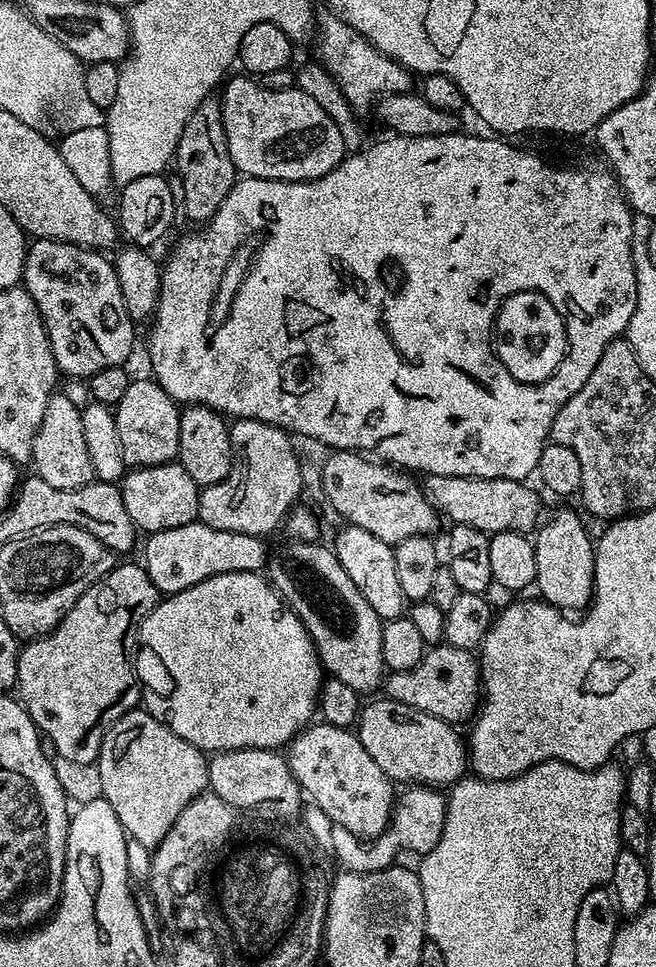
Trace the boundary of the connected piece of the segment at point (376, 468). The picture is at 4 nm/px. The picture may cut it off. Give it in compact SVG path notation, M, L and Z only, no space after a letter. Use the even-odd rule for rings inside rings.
M333 451L332 456L324 464L324 496L332 503L332 508L344 519L344 522L358 526L362 530L370 530L374 538L382 538L382 542L393 546L401 544L406 538L415 536L432 536L435 533L438 513L423 491L407 480L409 477L403 471L377 462L367 455L358 452Z

